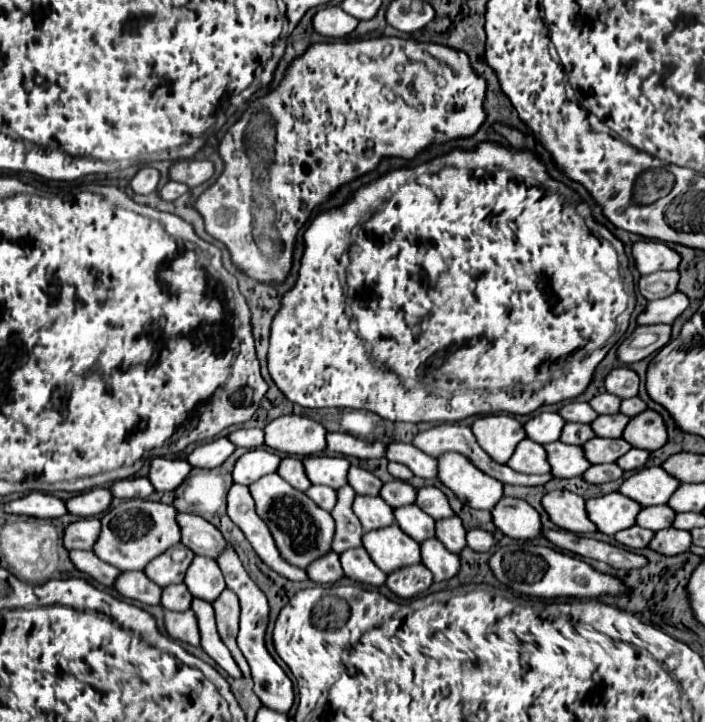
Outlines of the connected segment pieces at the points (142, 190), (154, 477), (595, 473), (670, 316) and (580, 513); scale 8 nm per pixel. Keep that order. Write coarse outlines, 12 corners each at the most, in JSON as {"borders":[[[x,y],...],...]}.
{"borders":[[[141,167],[131,179],[139,195],[157,191],[159,171]],[[151,459],[155,491],[175,491],[189,475],[183,459]],[[591,465],[581,477],[599,485],[615,481],[623,471],[615,465]],[[675,291],[647,303],[637,325],[671,325],[687,307],[687,295]],[[551,491],[541,499],[549,519],[565,531],[589,533],[583,497]]]}

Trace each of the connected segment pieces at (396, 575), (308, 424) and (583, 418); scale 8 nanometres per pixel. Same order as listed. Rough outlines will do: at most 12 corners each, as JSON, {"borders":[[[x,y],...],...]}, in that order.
{"borders":[[[421,563],[391,571],[385,585],[401,599],[427,591],[431,571]],[[283,415],[265,425],[265,445],[307,455],[325,449],[325,427]],[[565,403],[559,413],[567,423],[589,423],[597,417],[589,403]]]}

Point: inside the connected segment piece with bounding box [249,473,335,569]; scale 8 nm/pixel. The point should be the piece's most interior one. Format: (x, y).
(302, 531)

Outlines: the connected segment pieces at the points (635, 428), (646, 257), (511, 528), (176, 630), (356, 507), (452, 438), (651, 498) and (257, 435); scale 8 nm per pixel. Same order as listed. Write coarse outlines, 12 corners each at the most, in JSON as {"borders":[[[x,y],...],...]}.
{"borders":[[[647,409],[627,423],[623,439],[657,451],[667,441],[659,413]],[[661,241],[631,247],[639,275],[679,267],[679,255]],[[503,497],[493,525],[511,539],[535,539],[539,513],[527,501]],[[163,609],[169,637],[199,647],[199,629],[191,609]],[[357,495],[353,513],[363,531],[393,525],[393,509],[381,497]],[[443,423],[415,435],[431,457],[461,453],[503,485],[545,485],[545,475],[523,475],[495,463],[471,429]],[[661,467],[625,479],[619,493],[641,507],[667,503],[679,481]],[[237,429],[227,435],[233,445],[263,447],[261,429]]]}

